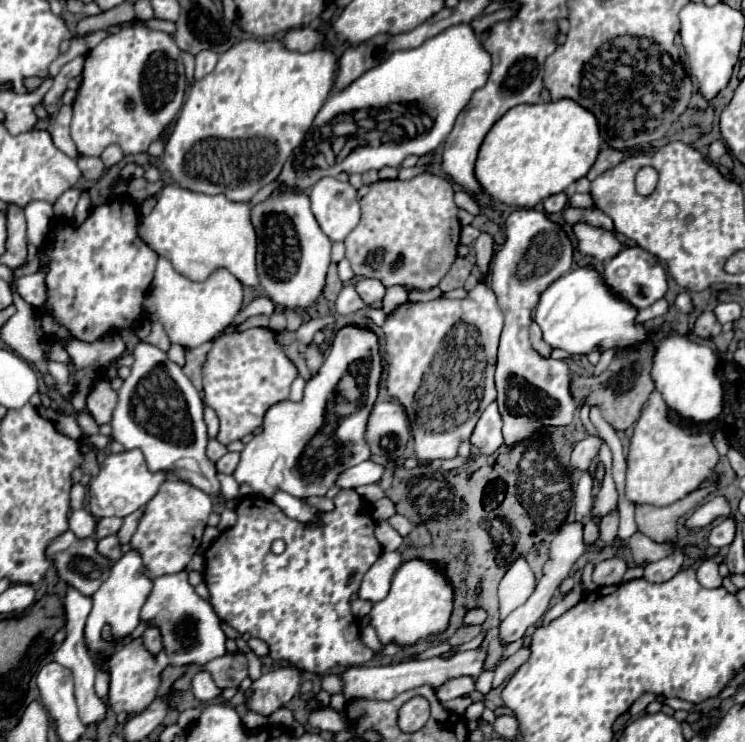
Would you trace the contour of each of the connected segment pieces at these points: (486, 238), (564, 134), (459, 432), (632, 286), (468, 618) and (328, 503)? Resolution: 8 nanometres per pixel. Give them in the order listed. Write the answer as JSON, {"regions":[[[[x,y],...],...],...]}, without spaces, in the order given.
{"regions":[[[[481,233],[475,241],[475,265],[481,277],[487,277],[491,259],[493,259],[493,237],[489,233]]],[[[557,99],[549,103],[537,105],[517,105],[507,111],[487,133],[475,167],[475,177],[481,183],[483,191],[493,199],[511,205],[511,207],[535,207],[539,201],[547,199],[549,195],[565,191],[571,183],[585,177],[591,165],[595,163],[601,149],[601,133],[599,123],[591,111],[579,107],[573,99]]],[[[479,281],[465,299],[433,299],[427,303],[407,301],[387,315],[381,329],[385,333],[383,361],[387,375],[387,393],[397,399],[407,411],[413,431],[415,457],[419,461],[457,457],[457,447],[471,437],[477,419],[497,397],[493,371],[497,361],[499,335],[503,329],[503,313],[497,305],[495,293],[489,285]]],[[[641,247],[623,249],[619,255],[609,259],[605,263],[603,279],[617,295],[621,295],[629,303],[633,303],[637,309],[649,307],[651,303],[655,303],[657,299],[661,299],[667,293],[667,273],[665,273],[665,269],[659,265],[659,261],[649,251],[645,251]]],[[[479,607],[469,609],[467,615],[465,615],[465,623],[467,623],[467,625],[479,625],[479,623],[483,623],[485,619],[487,619],[487,613],[485,613],[483,609],[479,609]]],[[[310,497],[303,499],[303,501],[319,511],[331,511],[334,509],[333,500],[327,497]]]]}

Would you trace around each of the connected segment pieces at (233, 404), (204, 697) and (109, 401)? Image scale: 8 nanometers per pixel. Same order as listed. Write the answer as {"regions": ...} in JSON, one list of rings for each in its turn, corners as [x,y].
{"regions":[[[[251,327],[219,337],[203,363],[203,403],[217,411],[221,429],[217,439],[223,445],[239,441],[263,425],[267,409],[289,397],[289,387],[299,375],[295,363],[275,343],[275,331]]],[[[199,671],[193,681],[193,695],[199,699],[199,701],[211,701],[211,699],[217,699],[221,695],[221,689],[215,685],[213,677],[209,671]]],[[[99,379],[87,397],[89,413],[99,425],[105,425],[111,421],[111,413],[115,405],[117,405],[117,393],[109,387],[109,381]]]]}

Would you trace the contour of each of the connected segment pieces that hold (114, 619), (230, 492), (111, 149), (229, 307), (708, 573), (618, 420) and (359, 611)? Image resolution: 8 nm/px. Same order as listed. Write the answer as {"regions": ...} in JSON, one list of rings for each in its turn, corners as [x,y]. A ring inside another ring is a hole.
{"regions":[[[[129,551],[119,561],[115,561],[115,565],[111,567],[111,573],[109,573],[107,581],[103,583],[103,587],[99,587],[99,591],[95,591],[95,595],[91,595],[93,609],[91,609],[87,623],[85,623],[85,643],[87,643],[89,655],[95,659],[95,665],[97,665],[97,677],[95,677],[97,697],[105,697],[107,691],[109,691],[109,673],[103,671],[103,667],[101,667],[109,659],[109,655],[101,655],[101,653],[113,651],[123,641],[123,637],[129,637],[133,633],[133,629],[139,625],[139,611],[149,597],[151,587],[153,587],[153,583],[145,575],[141,555],[135,553],[135,551]],[[105,623],[111,627],[111,637],[113,637],[111,641],[107,641],[103,637]]],[[[219,473],[217,477],[219,477],[219,481],[221,481],[221,495],[225,497],[225,501],[239,499],[239,483],[237,483],[231,475]]],[[[109,145],[109,147],[101,153],[101,159],[103,159],[105,167],[109,169],[111,165],[117,165],[117,163],[123,159],[123,153],[121,153],[121,149],[119,149],[117,145]]],[[[159,257],[155,277],[147,291],[147,299],[143,301],[143,309],[149,313],[149,319],[159,321],[165,327],[169,341],[183,347],[199,347],[201,343],[213,339],[233,321],[241,307],[243,283],[227,269],[215,269],[205,281],[197,283],[177,273],[165,257]]],[[[705,559],[701,567],[697,569],[697,579],[707,589],[717,589],[721,585],[721,575],[717,571],[717,563],[711,559]]],[[[643,343],[629,353],[617,353],[613,365],[609,365],[609,369],[599,377],[575,377],[571,383],[571,395],[577,399],[577,403],[599,405],[603,419],[613,429],[617,431],[629,429],[639,419],[643,403],[655,389],[651,379],[651,363],[653,363],[653,349],[649,343]],[[629,367],[631,367],[631,387],[629,387]]],[[[355,599],[355,601],[351,601],[351,611],[353,611],[353,615],[357,617],[357,619],[361,619],[361,617],[365,617],[369,611],[371,611],[371,603],[369,601],[363,601],[363,599]]]]}

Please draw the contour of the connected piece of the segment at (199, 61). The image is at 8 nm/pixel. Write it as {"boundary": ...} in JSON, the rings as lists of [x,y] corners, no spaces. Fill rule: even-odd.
{"boundary":[[[199,51],[199,55],[195,55],[195,79],[203,79],[205,75],[209,75],[215,65],[217,65],[217,53],[215,51]]]}

